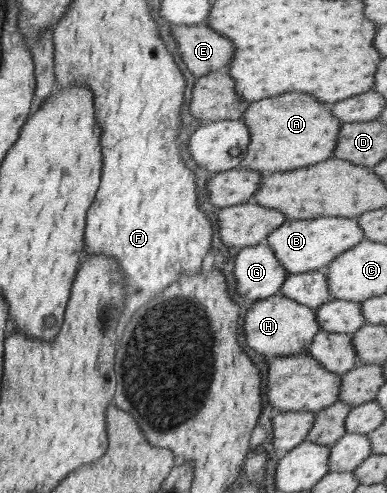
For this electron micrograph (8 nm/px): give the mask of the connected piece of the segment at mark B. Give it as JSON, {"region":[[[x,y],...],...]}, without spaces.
{"region":[[[321,217],[317,219],[285,220],[266,237],[278,262],[289,274],[326,270],[329,262],[365,239],[357,218]]]}

